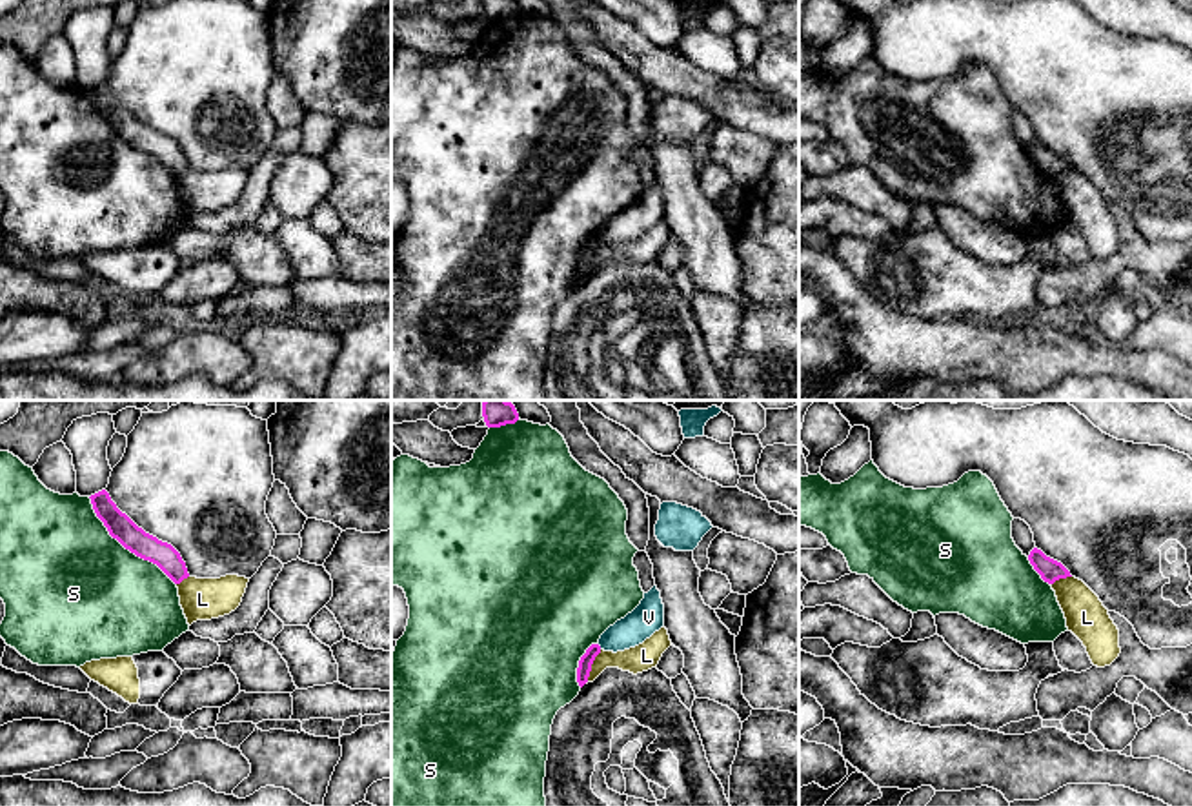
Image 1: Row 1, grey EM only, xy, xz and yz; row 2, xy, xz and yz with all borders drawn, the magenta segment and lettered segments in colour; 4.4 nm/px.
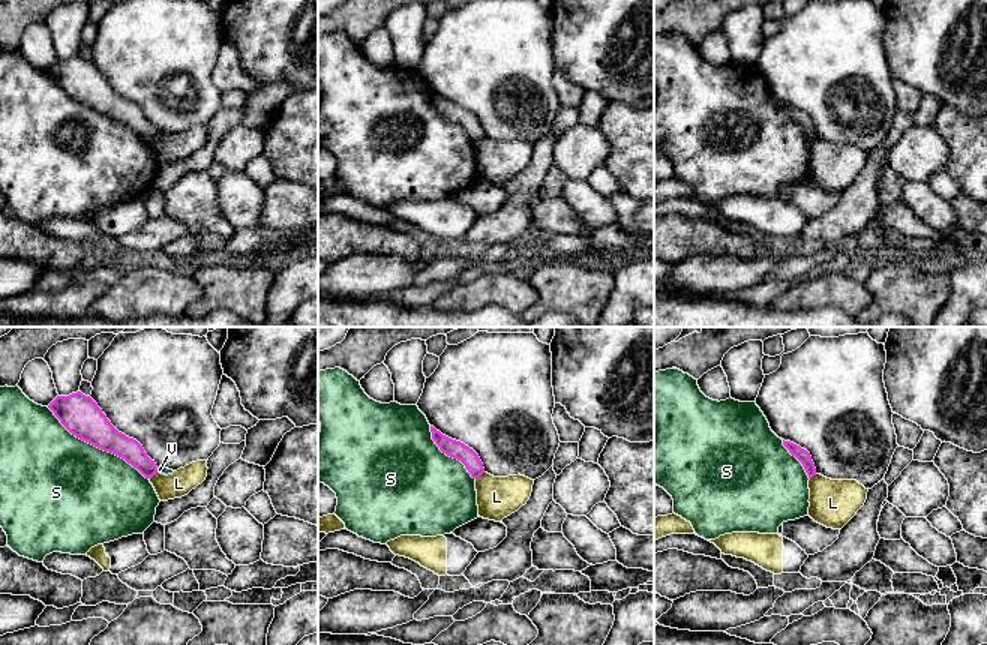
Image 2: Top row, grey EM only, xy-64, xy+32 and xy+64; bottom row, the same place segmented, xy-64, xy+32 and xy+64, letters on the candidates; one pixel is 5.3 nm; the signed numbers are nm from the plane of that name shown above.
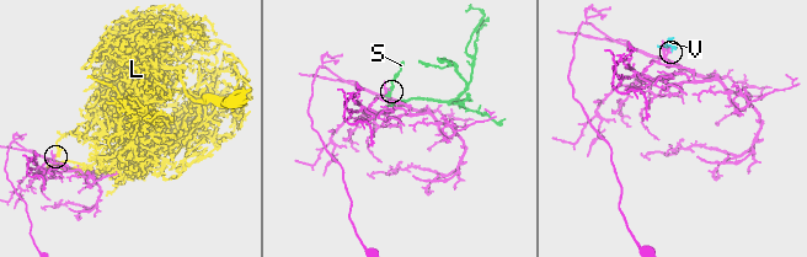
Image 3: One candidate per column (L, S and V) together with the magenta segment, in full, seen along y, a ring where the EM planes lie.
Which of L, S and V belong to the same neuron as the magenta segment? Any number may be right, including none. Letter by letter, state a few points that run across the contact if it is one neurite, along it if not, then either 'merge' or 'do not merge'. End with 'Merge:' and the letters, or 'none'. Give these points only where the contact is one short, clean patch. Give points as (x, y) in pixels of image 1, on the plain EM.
L: line xz (601, 242), (585, 275); do not merge
S: do not merge
V: line xz (597, 235), (601, 241); do not merge
Merge: none

